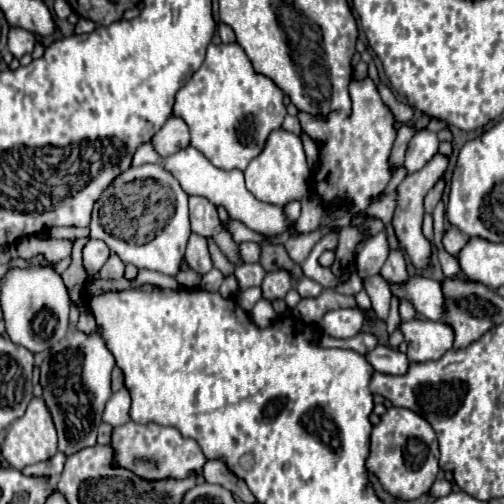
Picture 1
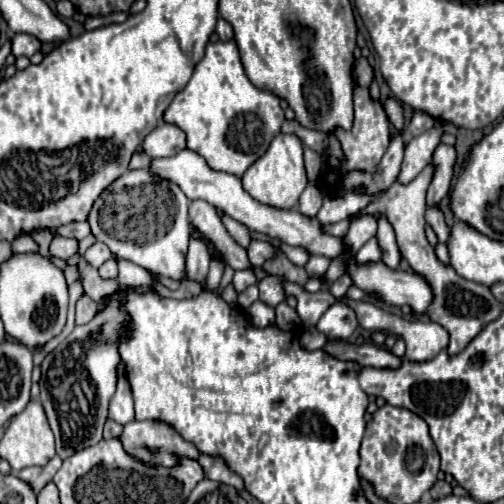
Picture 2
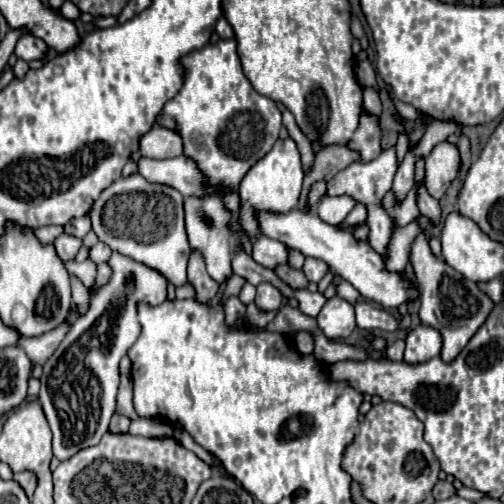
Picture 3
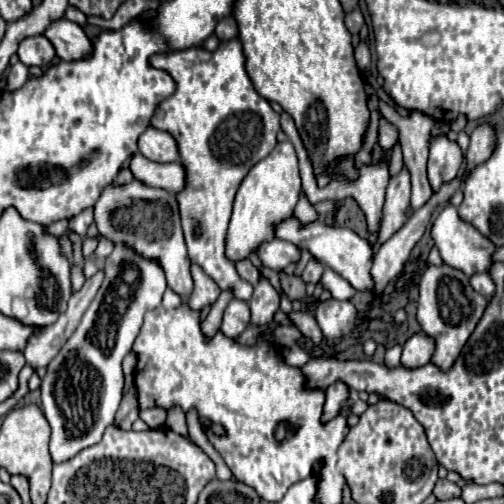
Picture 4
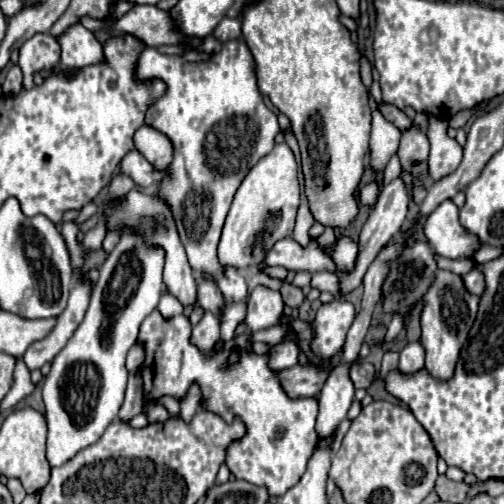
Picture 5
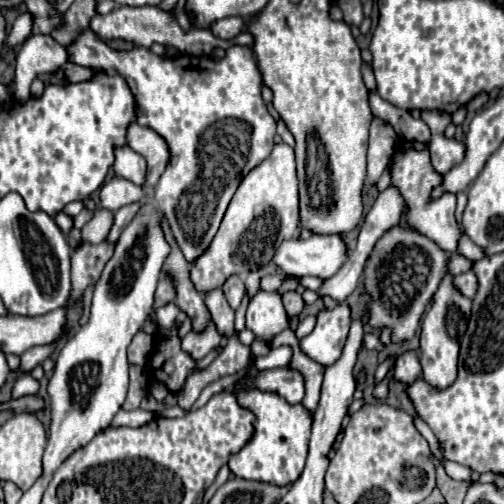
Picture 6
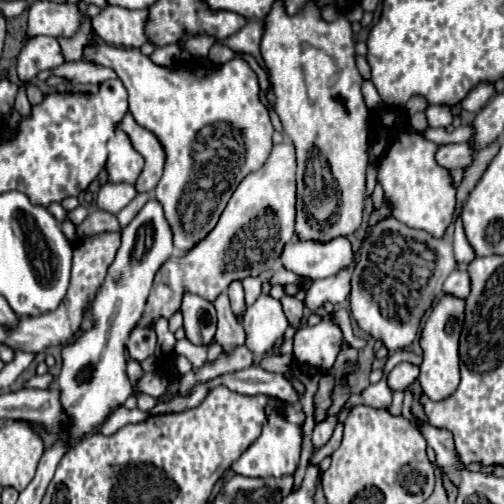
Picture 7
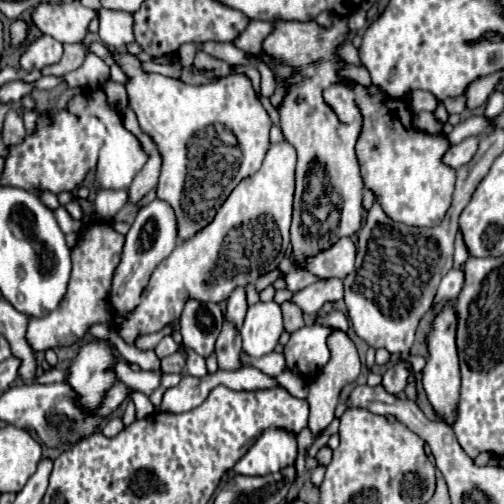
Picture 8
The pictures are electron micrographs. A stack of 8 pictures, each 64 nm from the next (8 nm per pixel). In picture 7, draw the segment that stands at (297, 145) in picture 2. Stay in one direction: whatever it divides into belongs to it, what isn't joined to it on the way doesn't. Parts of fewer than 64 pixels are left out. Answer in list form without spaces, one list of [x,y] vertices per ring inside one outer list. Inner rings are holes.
[[[288,140],[282,144],[274,144],[264,166],[248,174],[238,184],[214,230],[196,246],[192,246],[188,252],[170,256],[160,266],[160,270],[154,276],[152,290],[138,324],[154,328],[158,318],[172,318],[172,314],[180,310],[182,296],[186,292],[198,294],[208,302],[212,302],[222,292],[228,290],[230,282],[272,270],[280,262],[282,248],[294,238],[294,218],[296,218],[294,174],[296,174],[294,144]]]

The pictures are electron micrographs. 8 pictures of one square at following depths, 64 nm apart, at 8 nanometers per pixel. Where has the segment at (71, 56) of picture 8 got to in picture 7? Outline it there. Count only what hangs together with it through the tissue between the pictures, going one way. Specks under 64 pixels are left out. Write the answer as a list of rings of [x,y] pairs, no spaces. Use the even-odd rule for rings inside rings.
[[[90,20],[82,24],[82,28],[74,38],[60,38],[60,46],[66,62],[78,62],[84,58],[84,44],[88,42],[86,32],[90,32]]]

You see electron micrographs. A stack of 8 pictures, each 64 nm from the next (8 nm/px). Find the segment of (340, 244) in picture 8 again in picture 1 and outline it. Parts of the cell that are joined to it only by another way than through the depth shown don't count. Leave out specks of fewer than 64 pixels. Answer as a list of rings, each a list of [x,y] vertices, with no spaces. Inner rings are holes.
[[[242,242],[240,254],[244,262],[260,262],[260,244],[256,242]]]

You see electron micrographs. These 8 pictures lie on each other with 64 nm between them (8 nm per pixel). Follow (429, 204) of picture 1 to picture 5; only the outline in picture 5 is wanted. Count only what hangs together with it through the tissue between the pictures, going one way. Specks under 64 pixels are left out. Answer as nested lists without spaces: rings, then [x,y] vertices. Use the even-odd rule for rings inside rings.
[[[428,116],[428,172],[432,180],[440,180],[454,172],[462,160],[462,146],[446,134],[448,120],[440,120],[436,116]]]

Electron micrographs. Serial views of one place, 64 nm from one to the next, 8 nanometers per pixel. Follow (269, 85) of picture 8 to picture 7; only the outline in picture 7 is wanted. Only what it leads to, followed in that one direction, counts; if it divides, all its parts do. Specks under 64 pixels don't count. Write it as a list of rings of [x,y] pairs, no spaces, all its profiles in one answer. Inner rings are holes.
[[[250,20],[240,32],[230,36],[222,44],[230,46],[236,52],[252,54],[256,58],[256,62],[260,62],[260,38],[262,38],[262,34],[264,34],[264,22],[262,20]]]

